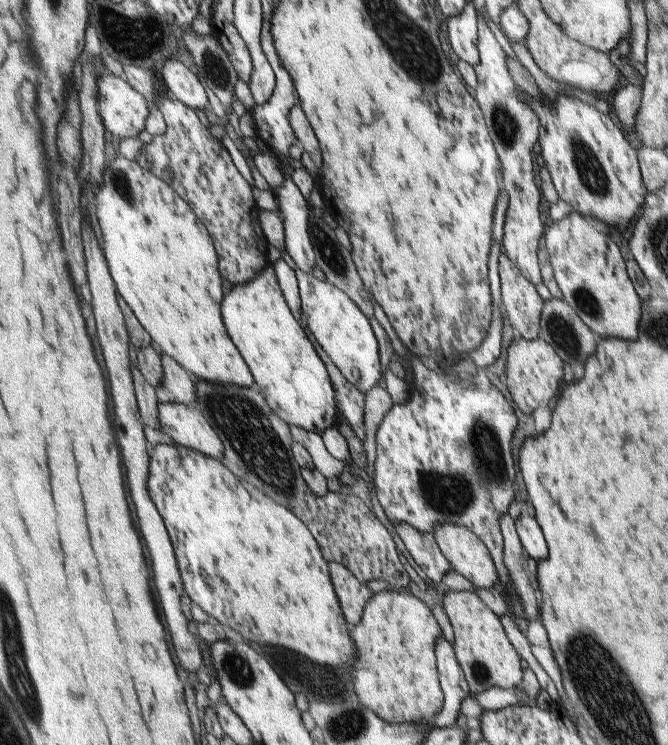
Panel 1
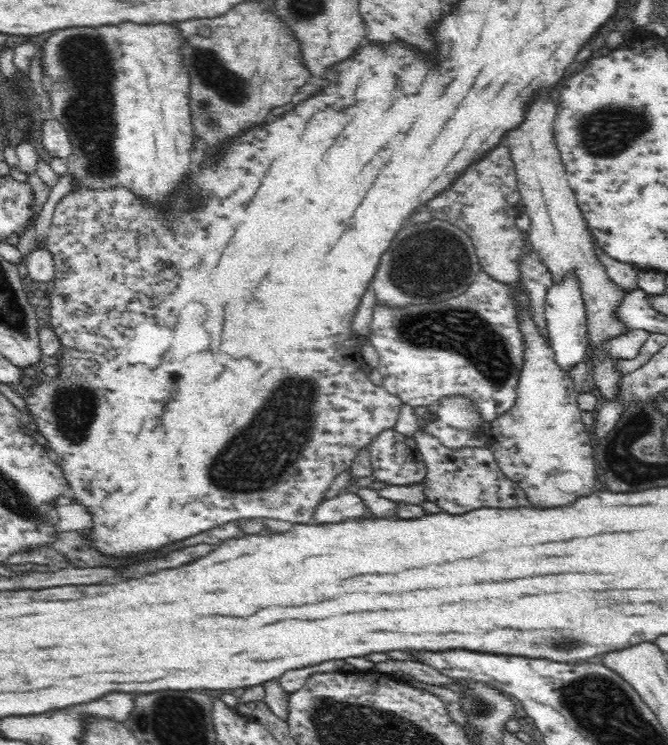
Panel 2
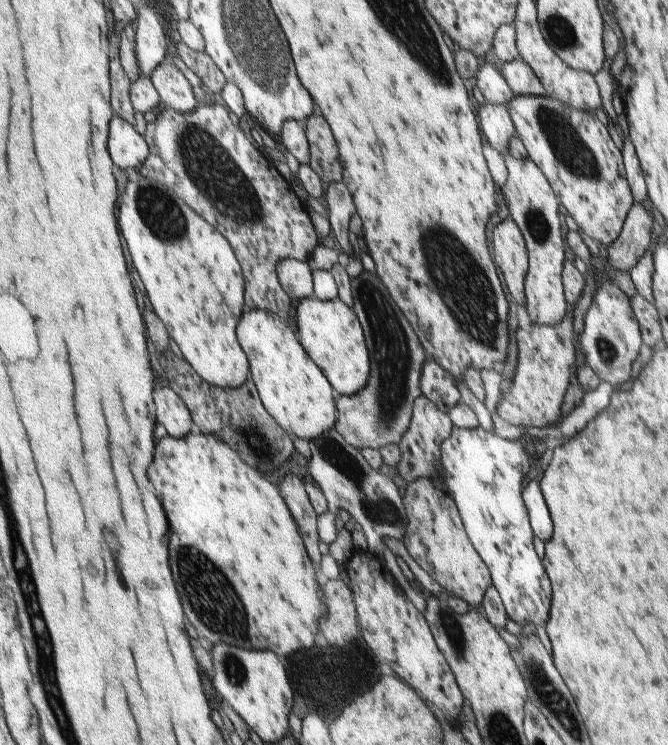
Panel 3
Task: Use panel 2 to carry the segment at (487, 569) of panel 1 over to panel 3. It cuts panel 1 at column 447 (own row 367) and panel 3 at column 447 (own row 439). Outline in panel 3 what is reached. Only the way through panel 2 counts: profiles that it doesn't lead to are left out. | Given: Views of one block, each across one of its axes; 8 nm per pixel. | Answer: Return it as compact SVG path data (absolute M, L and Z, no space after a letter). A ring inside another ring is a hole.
M417 478L417 480L409 482L405 486L402 503L407 519L402 543L405 546L405 550L407 550L407 554L415 560L419 568L441 587L446 595L461 598L469 607L479 607L485 598L486 588L489 588L489 584L492 584L492 582L489 580L489 572L487 572L485 563L479 558L465 534L457 505L454 503L450 493L446 491L441 479Z

